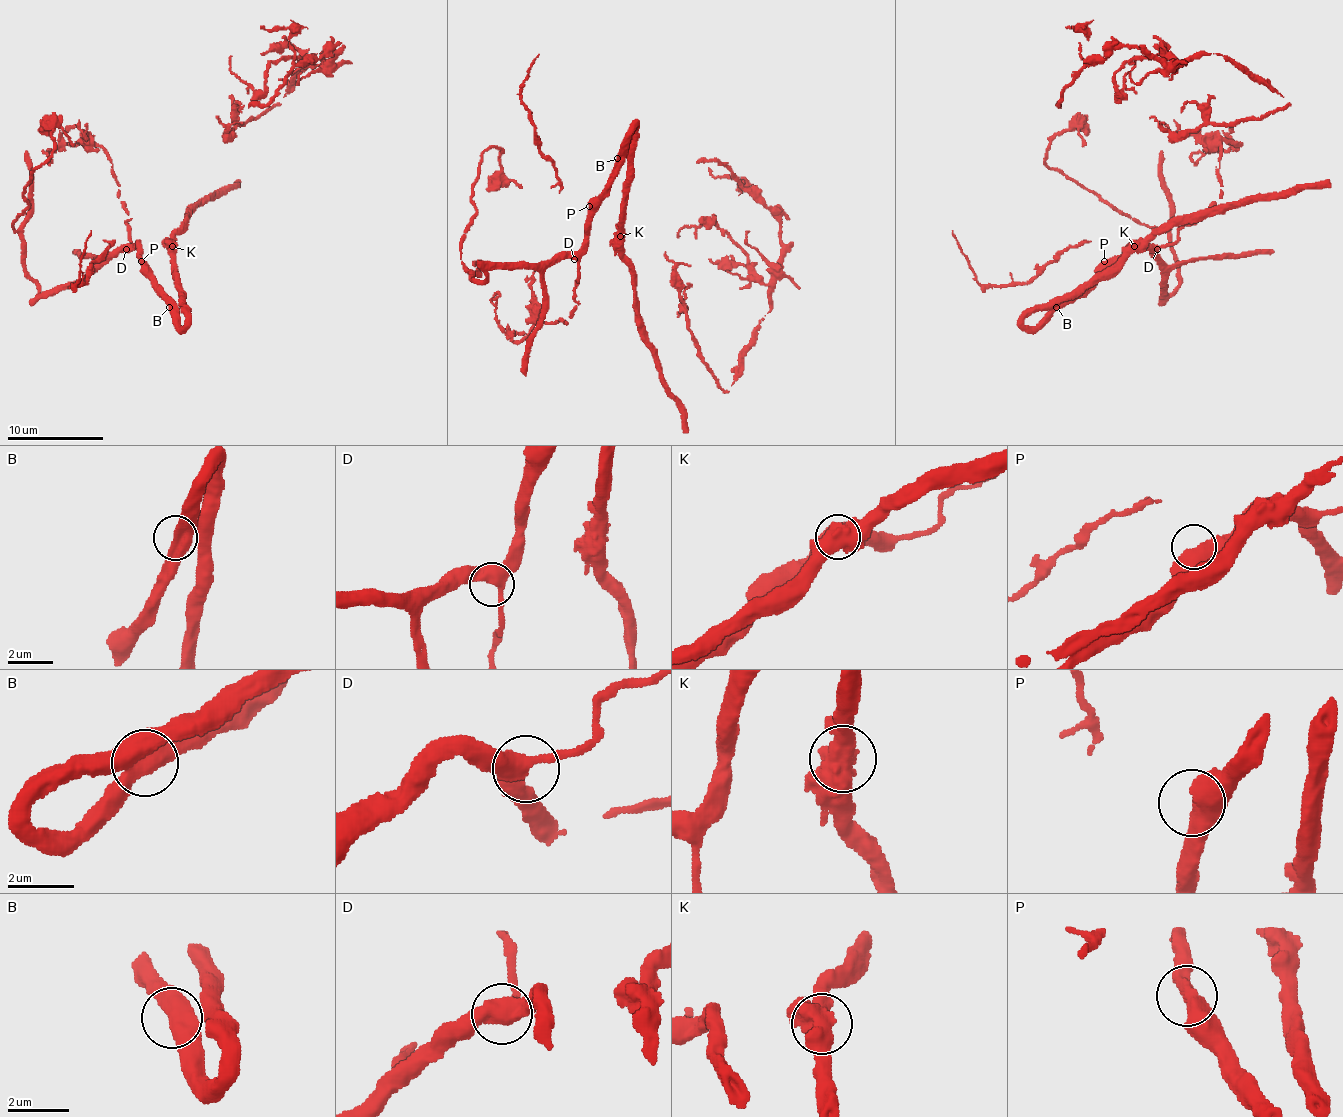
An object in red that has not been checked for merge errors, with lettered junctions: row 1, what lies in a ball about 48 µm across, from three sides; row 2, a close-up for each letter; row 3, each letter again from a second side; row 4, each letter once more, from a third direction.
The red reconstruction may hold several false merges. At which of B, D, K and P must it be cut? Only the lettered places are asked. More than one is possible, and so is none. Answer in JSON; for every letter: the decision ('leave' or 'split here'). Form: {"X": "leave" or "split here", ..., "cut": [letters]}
{"B": "leave", "D": "leave", "K": "leave", "P": "leave", "cut": []}

